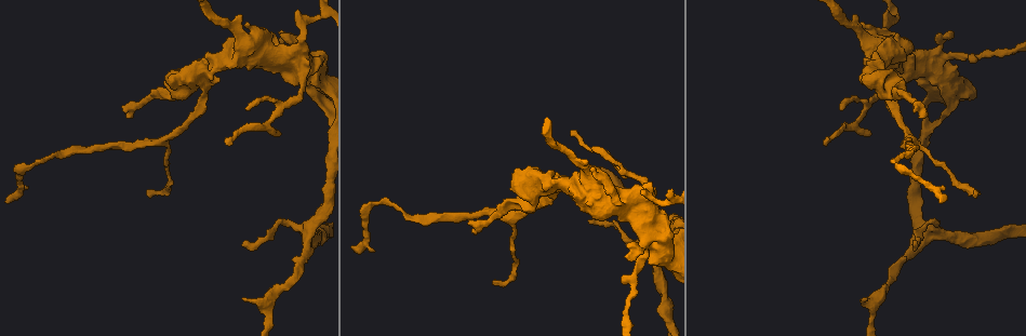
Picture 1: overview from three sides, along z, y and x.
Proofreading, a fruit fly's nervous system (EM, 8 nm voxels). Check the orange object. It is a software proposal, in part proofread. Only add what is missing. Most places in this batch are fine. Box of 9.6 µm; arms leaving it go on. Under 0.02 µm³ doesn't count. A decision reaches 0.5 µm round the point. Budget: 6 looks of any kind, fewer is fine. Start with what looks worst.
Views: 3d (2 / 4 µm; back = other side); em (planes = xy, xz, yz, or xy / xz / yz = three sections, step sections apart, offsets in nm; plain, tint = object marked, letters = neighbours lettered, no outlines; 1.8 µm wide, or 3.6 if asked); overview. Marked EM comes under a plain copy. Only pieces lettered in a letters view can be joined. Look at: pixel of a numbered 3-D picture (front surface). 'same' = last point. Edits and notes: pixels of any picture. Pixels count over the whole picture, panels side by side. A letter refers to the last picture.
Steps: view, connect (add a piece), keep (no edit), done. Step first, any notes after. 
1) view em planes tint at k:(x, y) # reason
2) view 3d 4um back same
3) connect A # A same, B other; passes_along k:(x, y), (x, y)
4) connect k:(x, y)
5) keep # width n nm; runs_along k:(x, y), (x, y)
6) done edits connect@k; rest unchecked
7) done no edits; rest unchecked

view 3d 4um at 1:(948, 33) # branch stops here

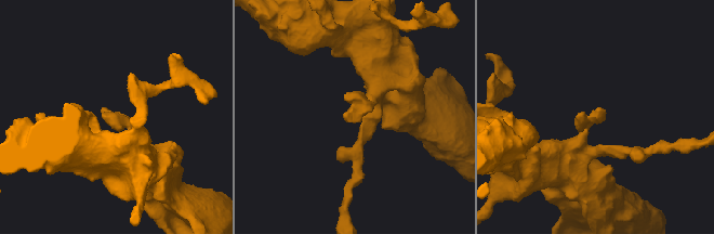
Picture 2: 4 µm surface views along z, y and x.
view em 3.6um planes letters at 2:(101, 110) # now the EM

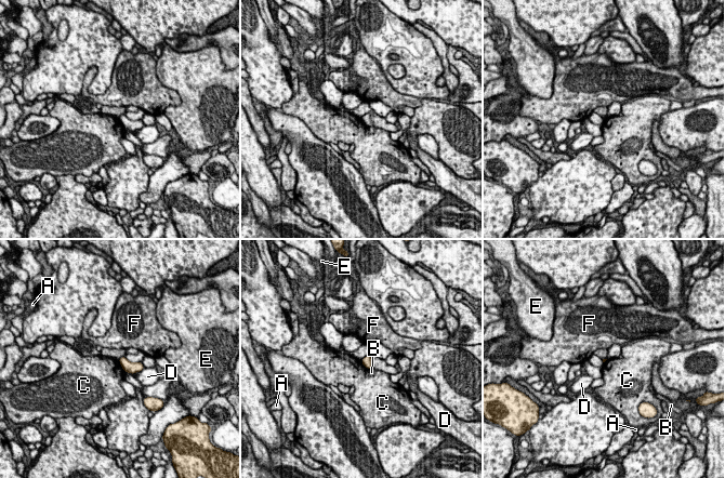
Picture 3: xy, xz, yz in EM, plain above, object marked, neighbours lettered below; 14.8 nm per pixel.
keep # A other, B other, C other, D other, E other, F other; border 3:(118, 360), (124, 371); none of them fits

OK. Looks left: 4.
view em planes letters at 1:(476, 232) # free end

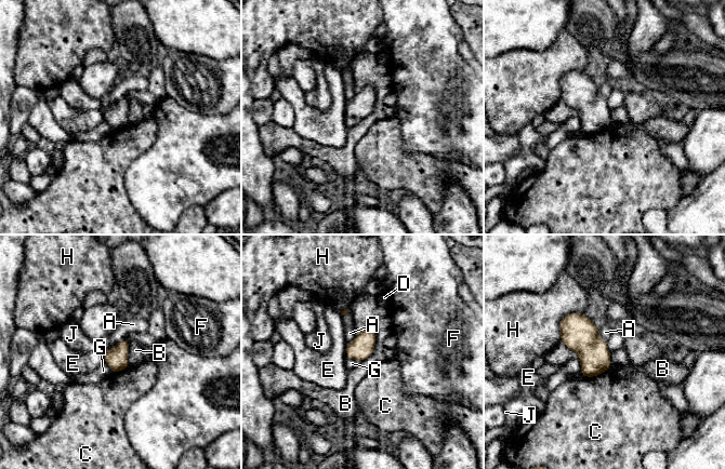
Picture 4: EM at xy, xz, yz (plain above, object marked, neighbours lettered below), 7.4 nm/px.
keep # A other, B other, C other, D other, E other, F other, G other, H other, J other; border 4:(377, 342), (373, 351), (359, 362); no lettered piece goes on from it

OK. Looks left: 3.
view em 3.6um planes tint at 1:(565, 183) # arms part here

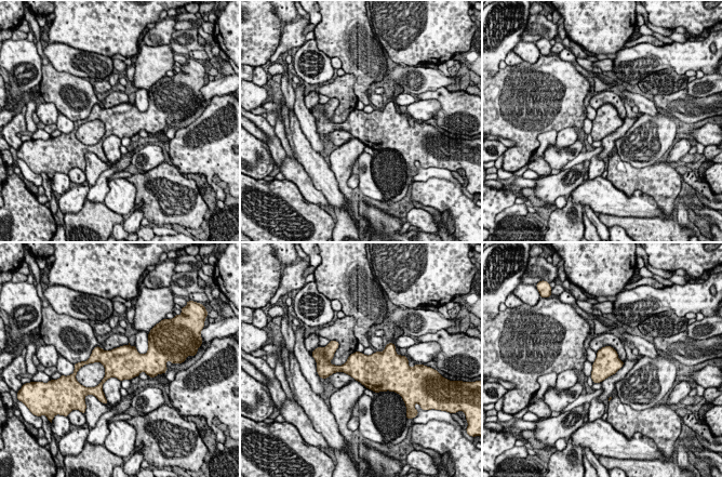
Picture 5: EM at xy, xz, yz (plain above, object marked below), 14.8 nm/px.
view em 3.6um planes letters same

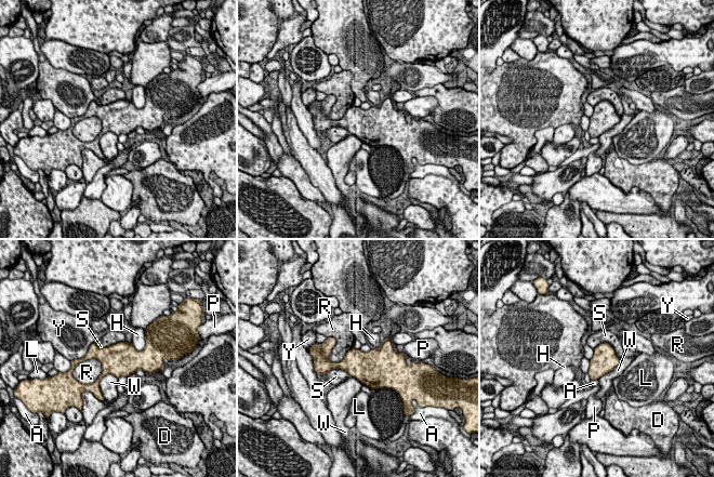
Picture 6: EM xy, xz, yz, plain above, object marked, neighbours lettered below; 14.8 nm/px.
keep # longest_contact R 480 nm; A other, D other, H other, L other, P other, R other, S other, W other, Y other; border 6:(113, 373), (100, 381), (102, 395); none of them fits

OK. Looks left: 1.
done no edits; rest unchecked

